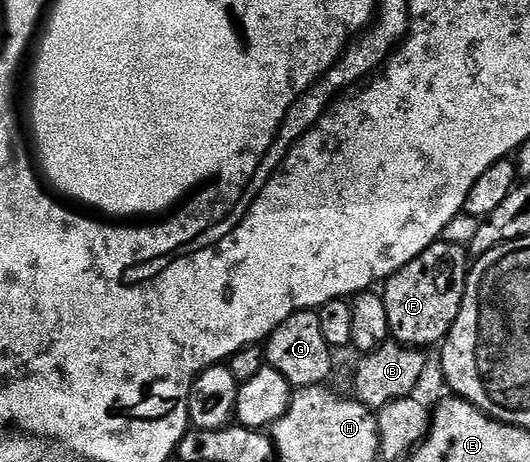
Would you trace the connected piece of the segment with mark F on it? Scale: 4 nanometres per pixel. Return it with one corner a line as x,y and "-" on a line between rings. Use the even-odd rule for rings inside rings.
439,239
420,257
388,277
383,285
383,296
392,340
414,347
437,347
444,342
463,303
467,272
465,257
467,253
462,246

